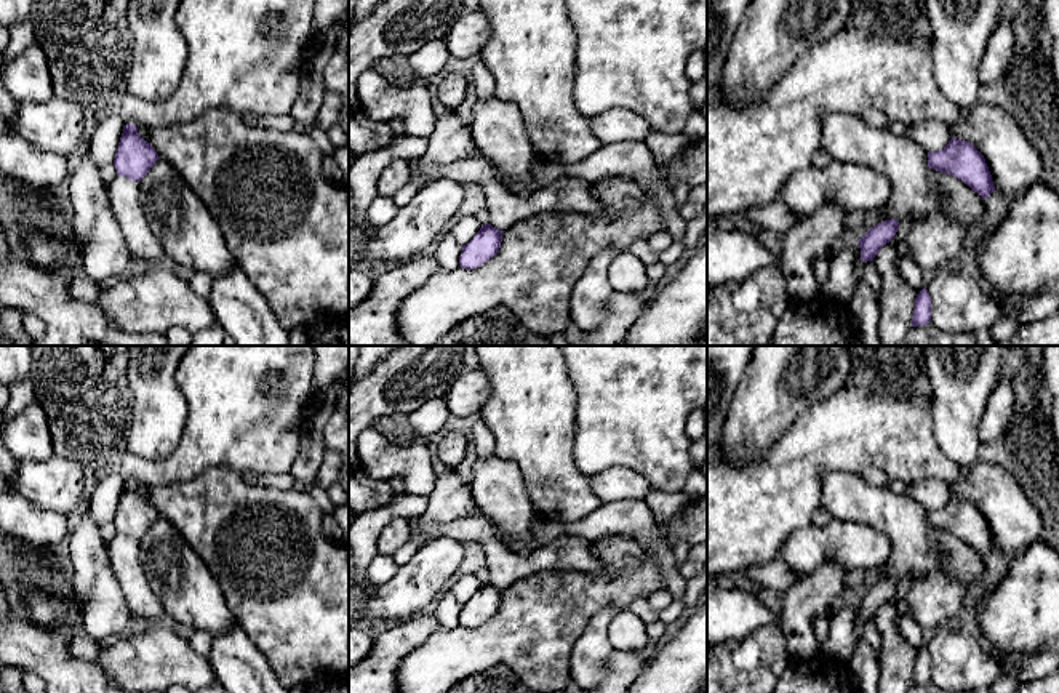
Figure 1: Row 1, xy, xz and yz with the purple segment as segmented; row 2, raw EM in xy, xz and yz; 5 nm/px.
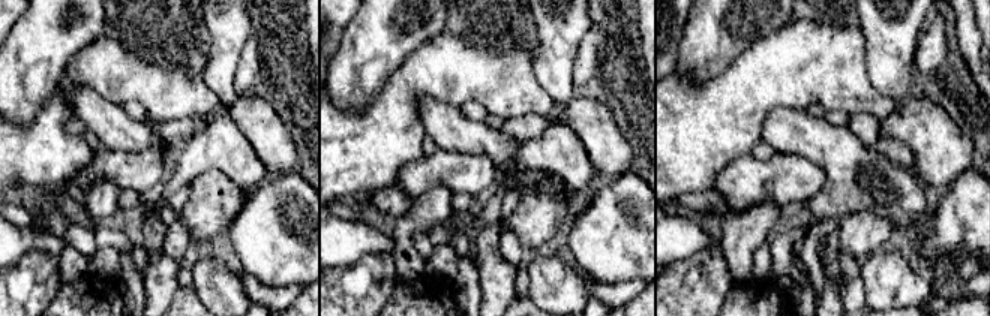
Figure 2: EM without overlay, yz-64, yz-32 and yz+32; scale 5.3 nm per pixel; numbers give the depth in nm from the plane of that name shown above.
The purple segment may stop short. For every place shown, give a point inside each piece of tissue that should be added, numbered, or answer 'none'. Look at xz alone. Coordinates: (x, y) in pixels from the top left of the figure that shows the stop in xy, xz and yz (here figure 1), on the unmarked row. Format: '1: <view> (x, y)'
none

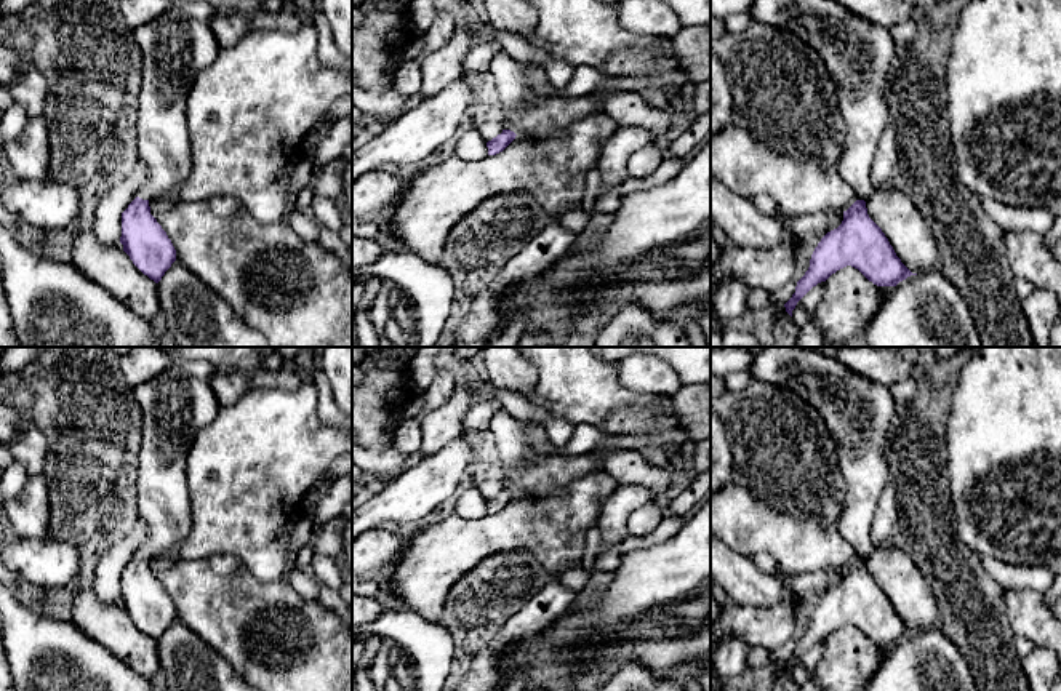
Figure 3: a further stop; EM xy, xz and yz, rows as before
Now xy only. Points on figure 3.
1: xy (176, 405)

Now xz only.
none

